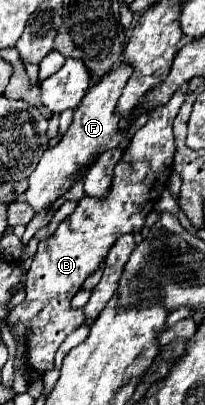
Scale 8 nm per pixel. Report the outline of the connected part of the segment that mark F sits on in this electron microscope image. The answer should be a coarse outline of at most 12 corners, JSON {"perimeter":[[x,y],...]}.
{"perimeter":[[119,62],[75,108],[61,142],[29,176],[37,212],[95,152],[117,148],[113,114],[131,66]]}

